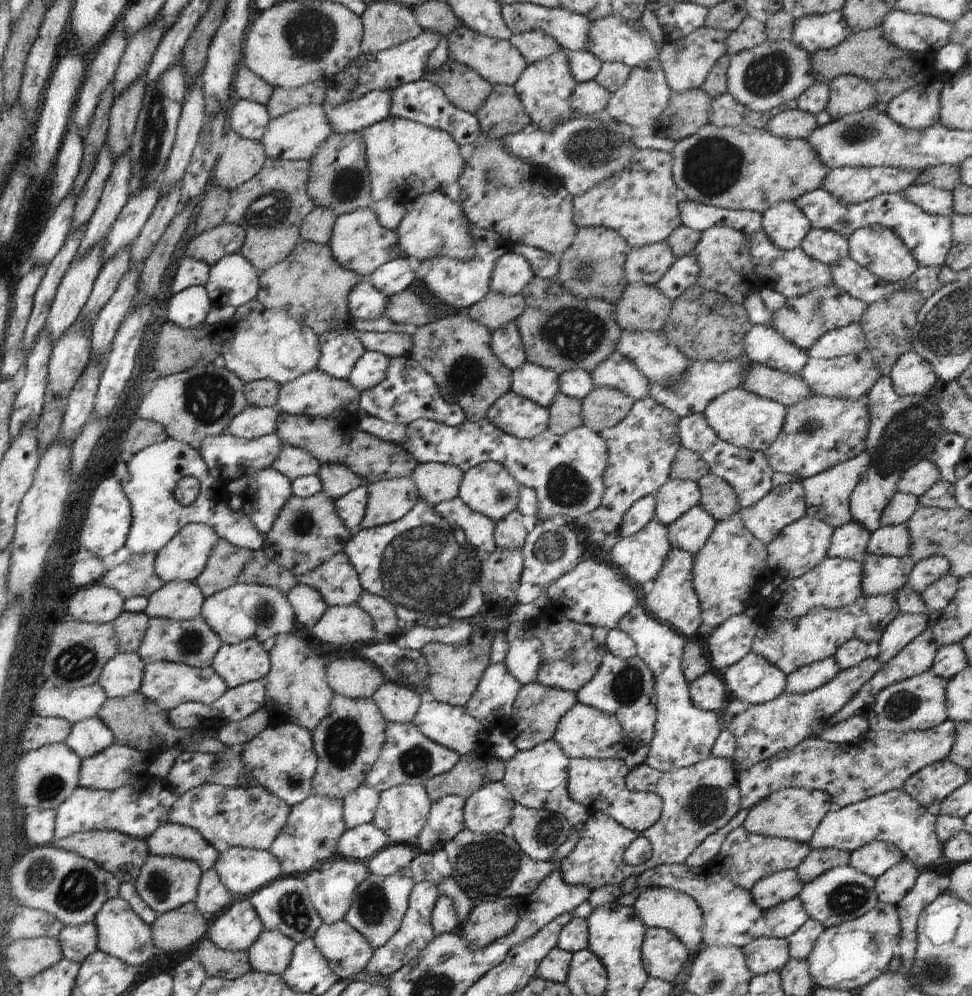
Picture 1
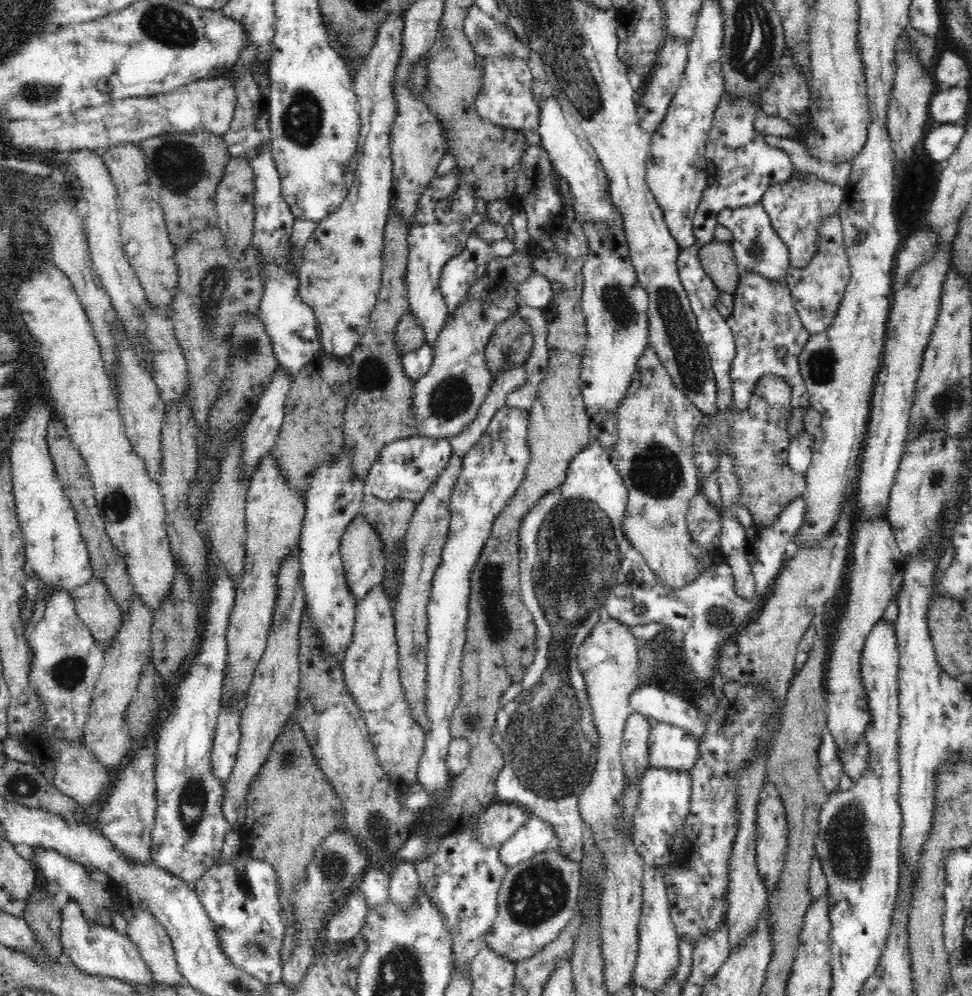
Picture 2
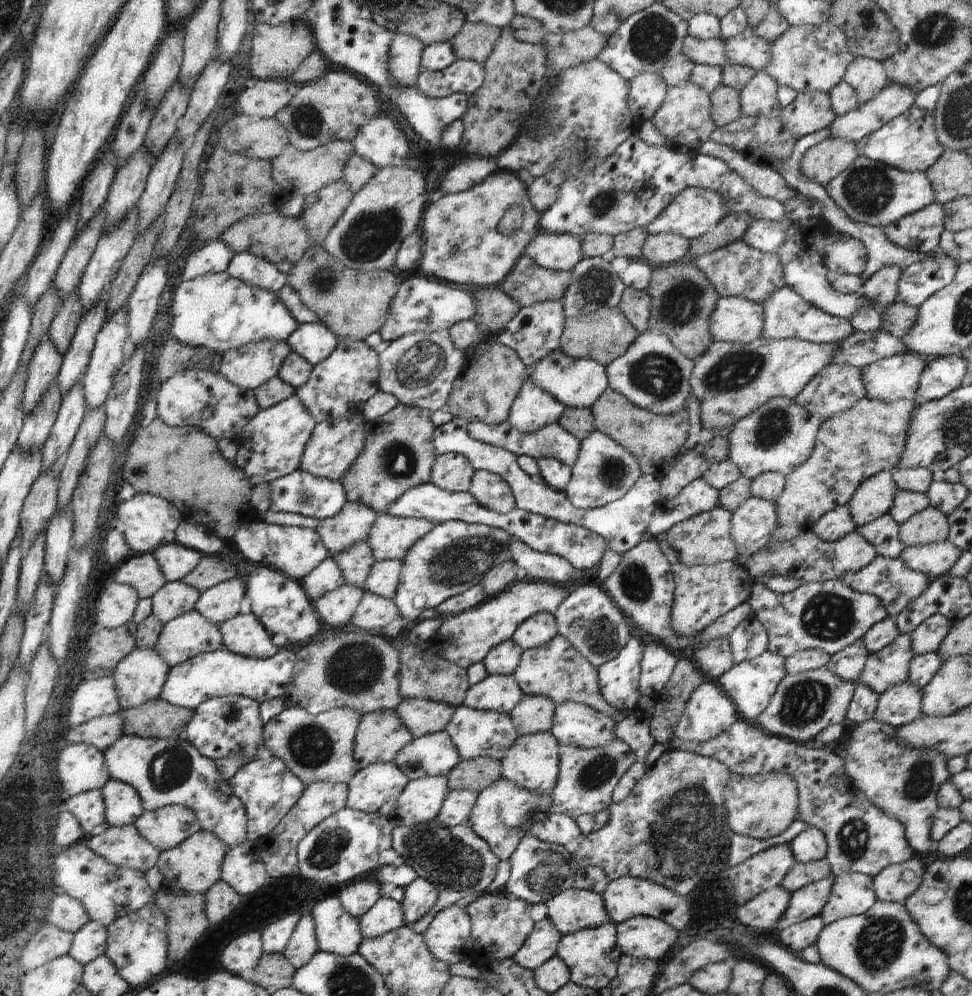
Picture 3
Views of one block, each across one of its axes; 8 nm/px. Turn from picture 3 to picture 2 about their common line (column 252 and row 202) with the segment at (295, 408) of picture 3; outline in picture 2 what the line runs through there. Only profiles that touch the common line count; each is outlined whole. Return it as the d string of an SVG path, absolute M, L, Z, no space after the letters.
M456 170L443 175L436 173L417 202L415 217L407 232L409 255L405 281L409 300L408 312L420 323L426 335L426 343L432 345L432 348L449 313L447 302L439 290L442 269L449 258L464 250L468 235L486 222L486 205Z

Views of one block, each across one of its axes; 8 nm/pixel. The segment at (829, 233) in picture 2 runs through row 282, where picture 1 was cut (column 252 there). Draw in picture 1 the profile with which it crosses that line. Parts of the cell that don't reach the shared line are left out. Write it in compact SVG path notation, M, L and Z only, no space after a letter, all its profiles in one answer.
M205 785L179 796L171 807L169 823L177 823L200 832L218 853L233 847L269 850L287 824L290 812L288 804L261 787L225 788Z

